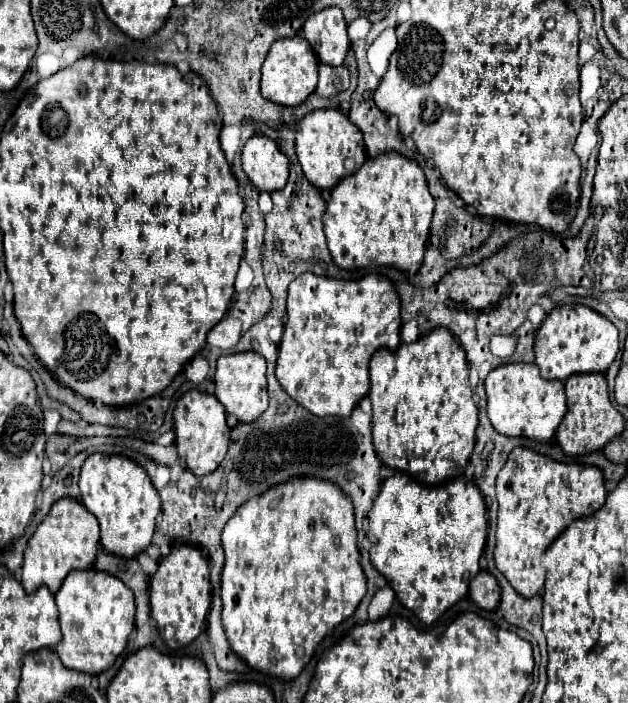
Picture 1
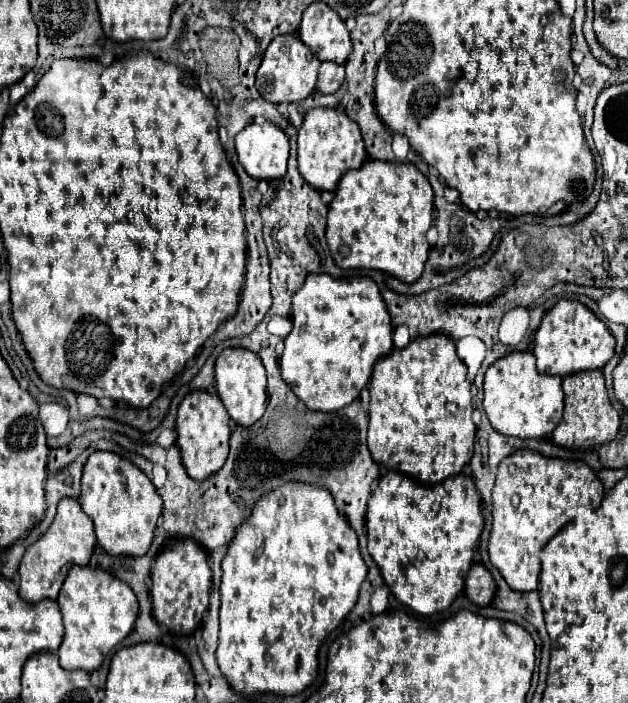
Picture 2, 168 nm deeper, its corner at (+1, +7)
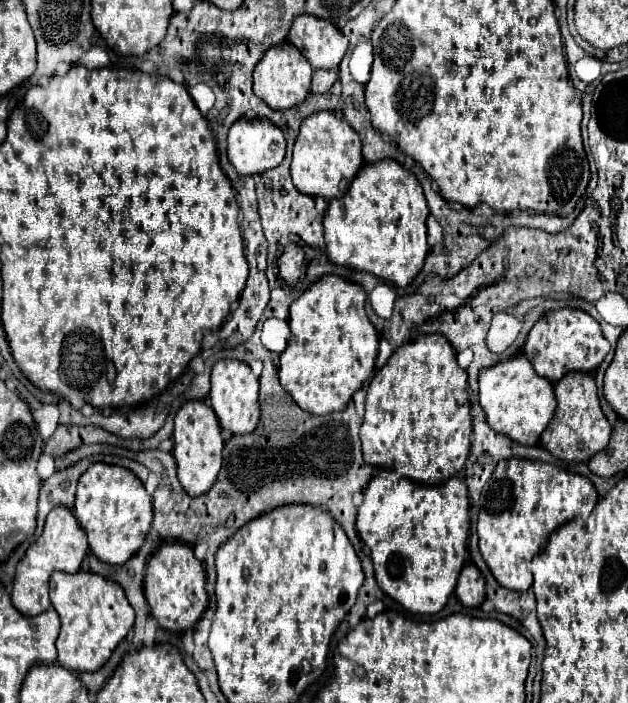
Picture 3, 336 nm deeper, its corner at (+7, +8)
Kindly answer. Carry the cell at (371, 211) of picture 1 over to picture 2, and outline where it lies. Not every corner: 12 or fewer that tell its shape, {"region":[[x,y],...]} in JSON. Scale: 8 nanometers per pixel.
{"region":[[367,159],[333,193],[339,267],[403,283],[427,261],[433,189],[413,163]]}

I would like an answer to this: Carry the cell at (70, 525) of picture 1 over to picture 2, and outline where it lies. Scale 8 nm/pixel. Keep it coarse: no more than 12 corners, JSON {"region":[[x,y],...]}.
{"region":[[61,499],[51,527],[21,559],[19,595],[57,599],[71,565],[97,541],[77,499]]}

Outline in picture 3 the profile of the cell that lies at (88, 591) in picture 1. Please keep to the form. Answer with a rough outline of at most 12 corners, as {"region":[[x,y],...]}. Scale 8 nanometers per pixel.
{"region":[[55,572],[57,662],[97,672],[135,622],[121,586]]}

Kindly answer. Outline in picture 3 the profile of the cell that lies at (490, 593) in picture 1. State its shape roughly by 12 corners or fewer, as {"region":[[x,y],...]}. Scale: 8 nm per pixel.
{"region":[[475,564],[463,566],[455,594],[463,606],[485,600],[485,578]]}

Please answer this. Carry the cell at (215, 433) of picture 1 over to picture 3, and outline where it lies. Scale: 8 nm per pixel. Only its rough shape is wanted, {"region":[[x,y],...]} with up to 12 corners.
{"region":[[213,408],[175,414],[173,456],[189,496],[217,480],[223,430]]}

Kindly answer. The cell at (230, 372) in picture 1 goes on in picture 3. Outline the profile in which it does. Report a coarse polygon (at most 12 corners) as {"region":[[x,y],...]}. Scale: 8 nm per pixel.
{"region":[[219,360],[211,408],[229,434],[259,422],[259,380],[249,364]]}

